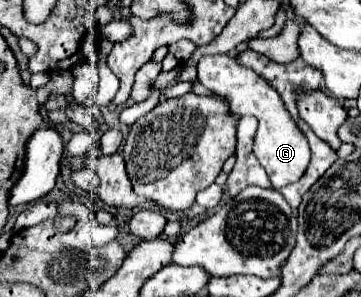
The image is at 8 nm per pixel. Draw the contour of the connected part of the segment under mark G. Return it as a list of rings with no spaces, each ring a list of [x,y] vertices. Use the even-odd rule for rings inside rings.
[[[227,54],[201,56],[201,62],[197,64],[197,78],[213,94],[227,98],[235,116],[255,116],[259,120],[253,152],[259,164],[265,168],[271,184],[275,188],[283,188],[287,184],[297,182],[297,178],[301,178],[301,174],[309,166],[309,144],[305,142],[305,136],[301,134],[301,130],[297,130],[297,124],[285,110],[281,96],[259,74],[255,74],[247,66],[241,66],[235,58]]]

